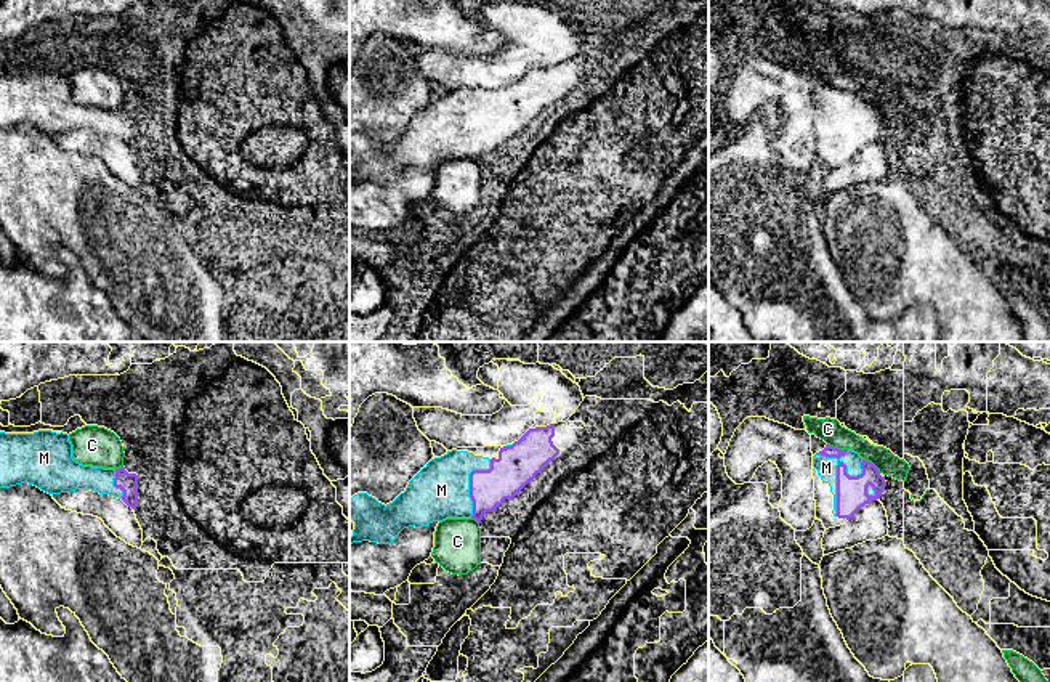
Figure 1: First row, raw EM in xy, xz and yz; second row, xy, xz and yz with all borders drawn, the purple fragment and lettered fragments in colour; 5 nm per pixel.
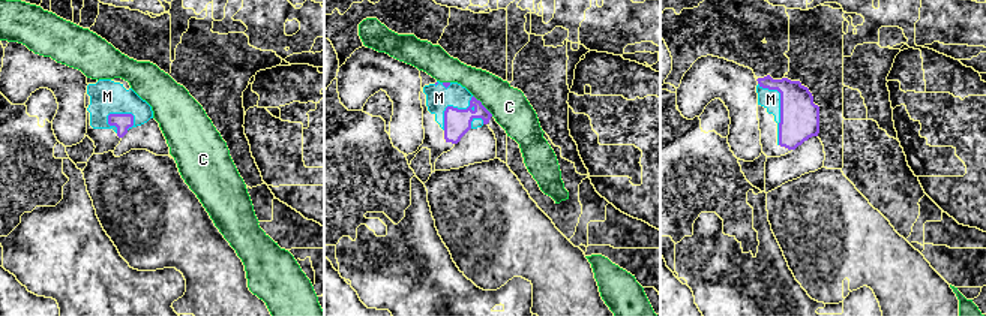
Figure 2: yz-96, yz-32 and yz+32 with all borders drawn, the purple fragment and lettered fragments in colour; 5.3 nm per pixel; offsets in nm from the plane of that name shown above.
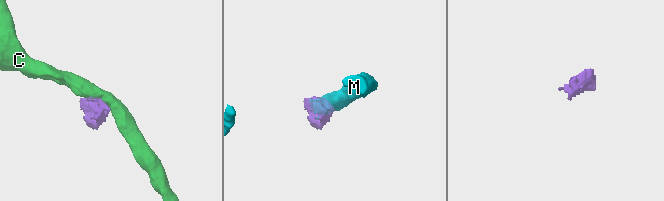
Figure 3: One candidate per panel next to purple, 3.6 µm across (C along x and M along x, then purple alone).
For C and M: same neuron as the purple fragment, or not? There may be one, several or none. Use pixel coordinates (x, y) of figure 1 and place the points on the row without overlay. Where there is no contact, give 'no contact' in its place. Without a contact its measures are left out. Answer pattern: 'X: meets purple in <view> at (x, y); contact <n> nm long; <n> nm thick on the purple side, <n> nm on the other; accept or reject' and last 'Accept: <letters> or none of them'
C: meets purple in yz at (837, 89); contact 110 nm long; 60 nm thick on the purple side, 120 nm on the other; reject
M: meets purple in yz at (837, 124); contact 340 nm long; 160 nm thick on the purple side, 100 nm on the other; accept
Accept: M

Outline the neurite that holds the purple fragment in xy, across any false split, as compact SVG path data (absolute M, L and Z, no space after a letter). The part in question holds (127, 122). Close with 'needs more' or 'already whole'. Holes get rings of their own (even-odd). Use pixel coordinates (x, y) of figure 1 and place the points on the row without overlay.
M38 71L34 74L0 72L0 128L29 124L48 135L91 130L138 148L138 116L125 108L103 109L72 99L67 74Z; needs more

